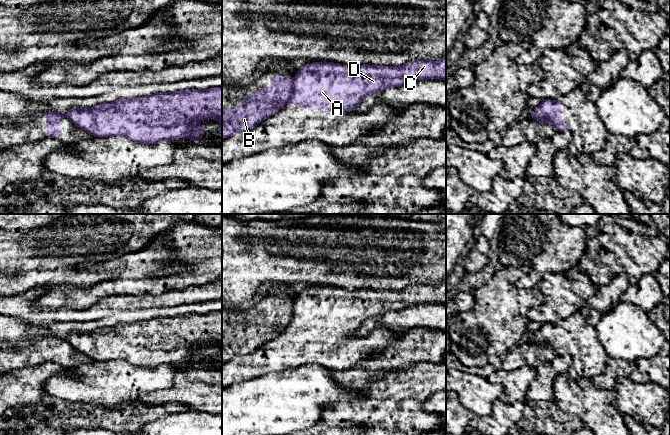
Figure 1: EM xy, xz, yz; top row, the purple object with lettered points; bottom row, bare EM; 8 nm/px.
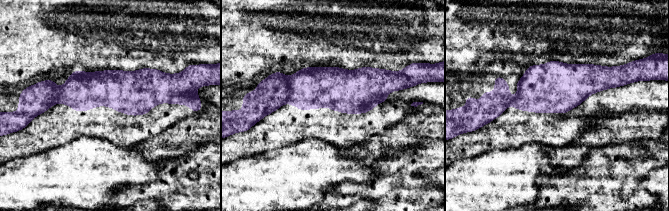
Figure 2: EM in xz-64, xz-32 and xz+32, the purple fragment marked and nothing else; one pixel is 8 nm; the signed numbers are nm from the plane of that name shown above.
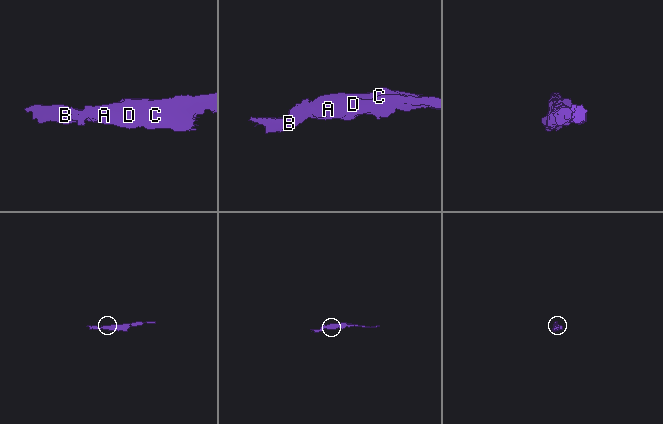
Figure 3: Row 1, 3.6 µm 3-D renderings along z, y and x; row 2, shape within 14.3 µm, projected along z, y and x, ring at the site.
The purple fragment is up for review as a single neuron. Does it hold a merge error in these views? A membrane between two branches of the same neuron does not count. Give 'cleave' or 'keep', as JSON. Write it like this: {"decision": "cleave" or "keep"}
{"decision": "cleave"}

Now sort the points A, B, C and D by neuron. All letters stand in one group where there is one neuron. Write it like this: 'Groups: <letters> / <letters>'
Groups: A C D / B

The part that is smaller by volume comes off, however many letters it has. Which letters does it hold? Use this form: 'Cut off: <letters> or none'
Cut off: B

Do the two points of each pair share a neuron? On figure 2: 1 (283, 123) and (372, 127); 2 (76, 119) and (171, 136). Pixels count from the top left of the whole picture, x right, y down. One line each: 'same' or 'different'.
1: same
2: different

